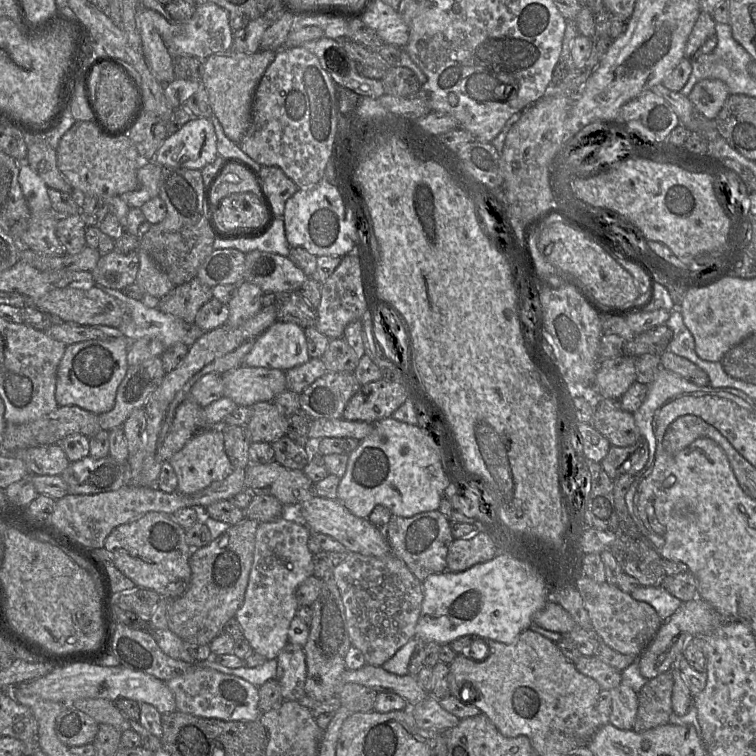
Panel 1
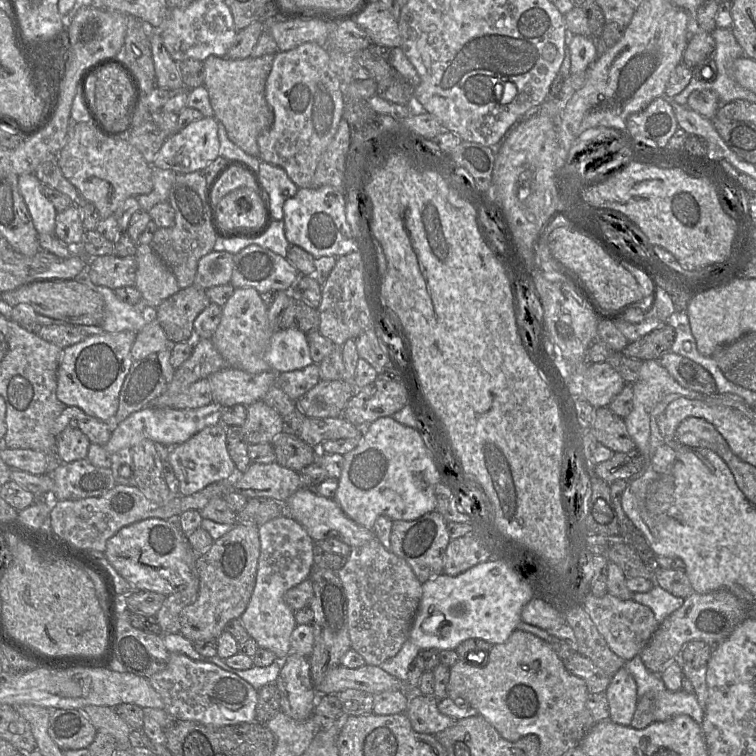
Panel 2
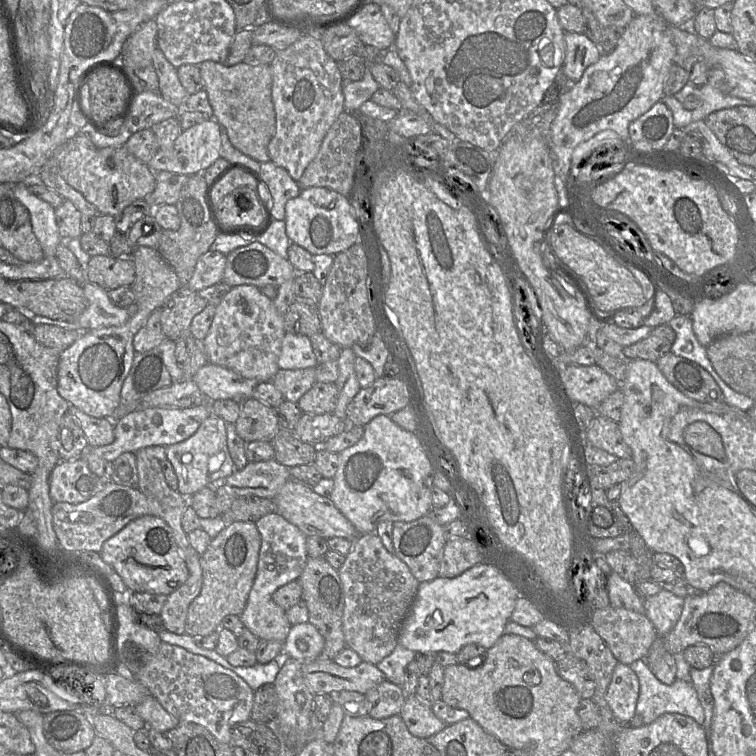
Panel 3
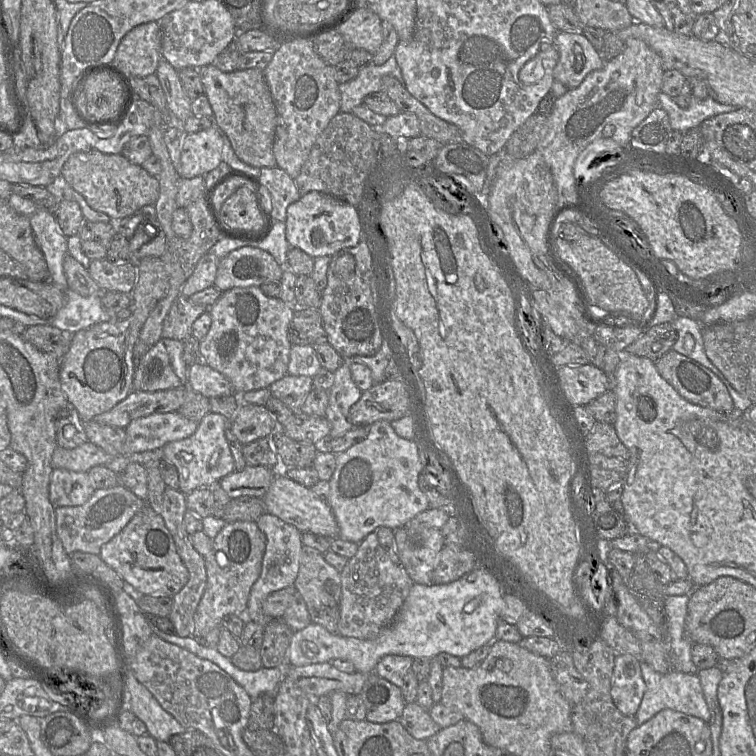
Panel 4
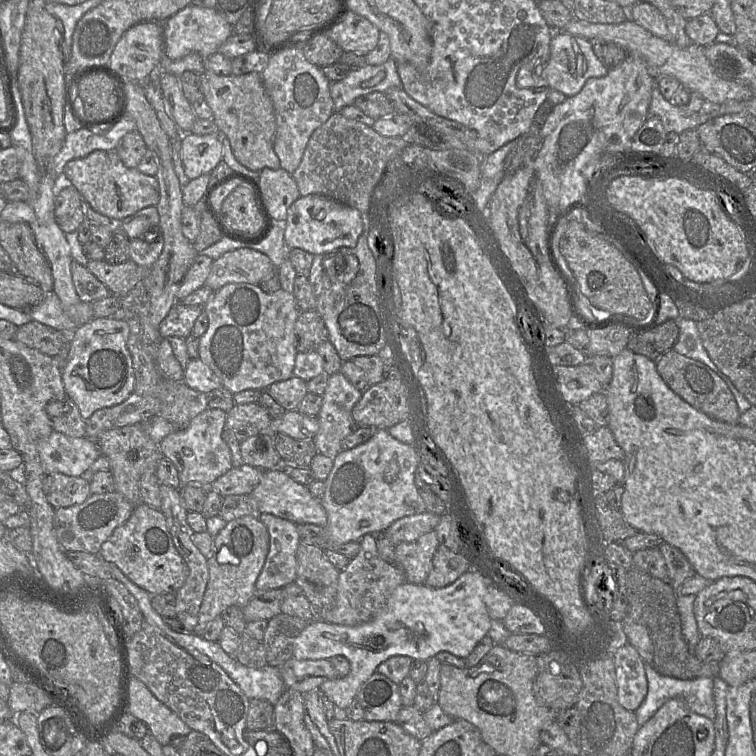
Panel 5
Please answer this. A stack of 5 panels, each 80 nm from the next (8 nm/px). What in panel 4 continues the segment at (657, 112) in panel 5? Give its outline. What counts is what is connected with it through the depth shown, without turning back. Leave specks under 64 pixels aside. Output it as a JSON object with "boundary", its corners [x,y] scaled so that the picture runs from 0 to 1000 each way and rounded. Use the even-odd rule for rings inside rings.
{"boundary":[[[909,110],[899,124],[905,123],[911,123],[915,128],[913,139],[906,144],[899,143],[890,130],[878,124],[876,120],[870,126],[870,140],[882,149],[888,171],[901,176],[906,176],[913,171],[923,171],[926,164],[937,156],[980,143],[970,139],[954,138],[939,127],[930,132],[925,132],[915,126],[911,110]]]}

